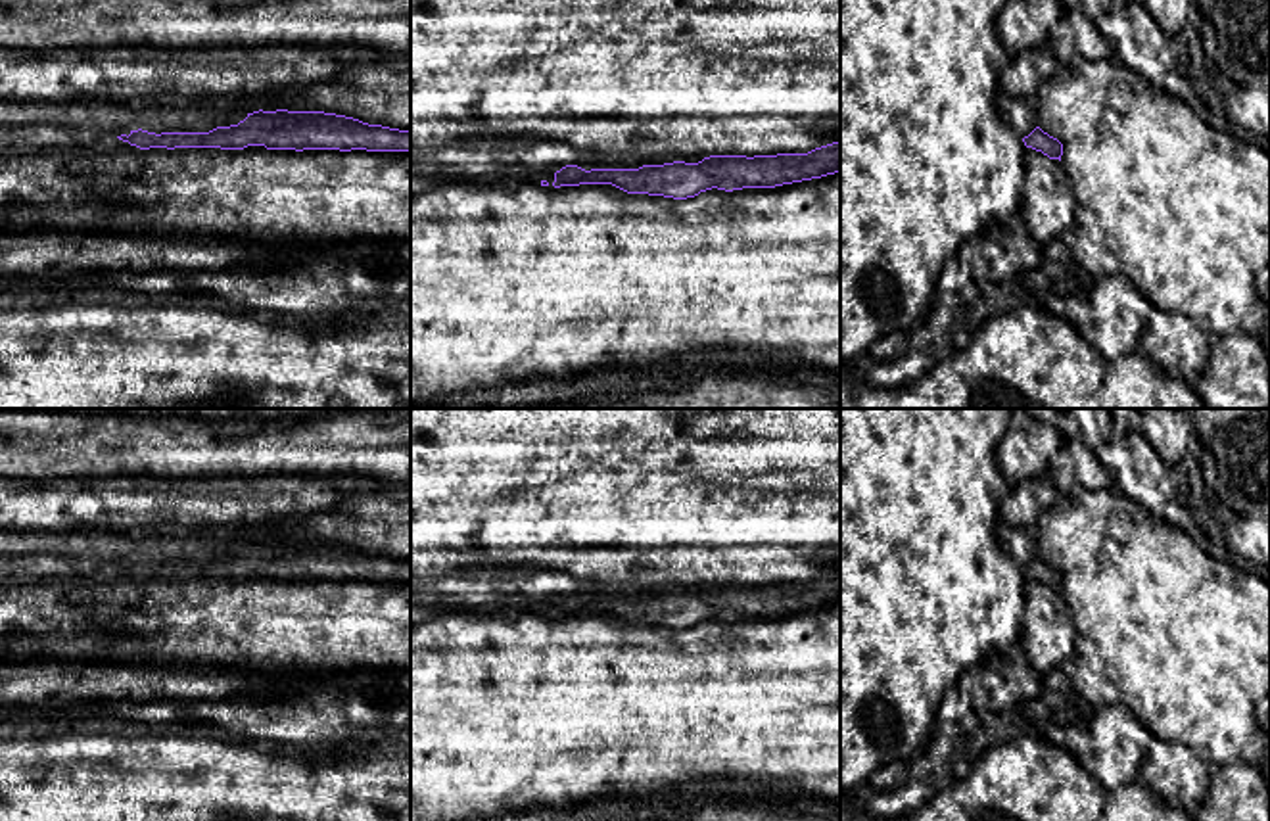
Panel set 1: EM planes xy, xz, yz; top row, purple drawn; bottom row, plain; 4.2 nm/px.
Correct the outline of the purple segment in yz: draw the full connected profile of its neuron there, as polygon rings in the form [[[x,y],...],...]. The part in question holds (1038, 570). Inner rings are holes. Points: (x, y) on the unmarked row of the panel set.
[[[998,520],[996,537],[1000,547],[1023,566],[1026,577],[1061,591],[1063,574],[1038,556],[1034,531]]]

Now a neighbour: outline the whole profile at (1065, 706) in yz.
[[[1055,668],[1042,677],[1040,698],[1049,712],[1049,721],[1063,727],[1088,725],[1094,717],[1094,706],[1074,691],[1061,668]]]

